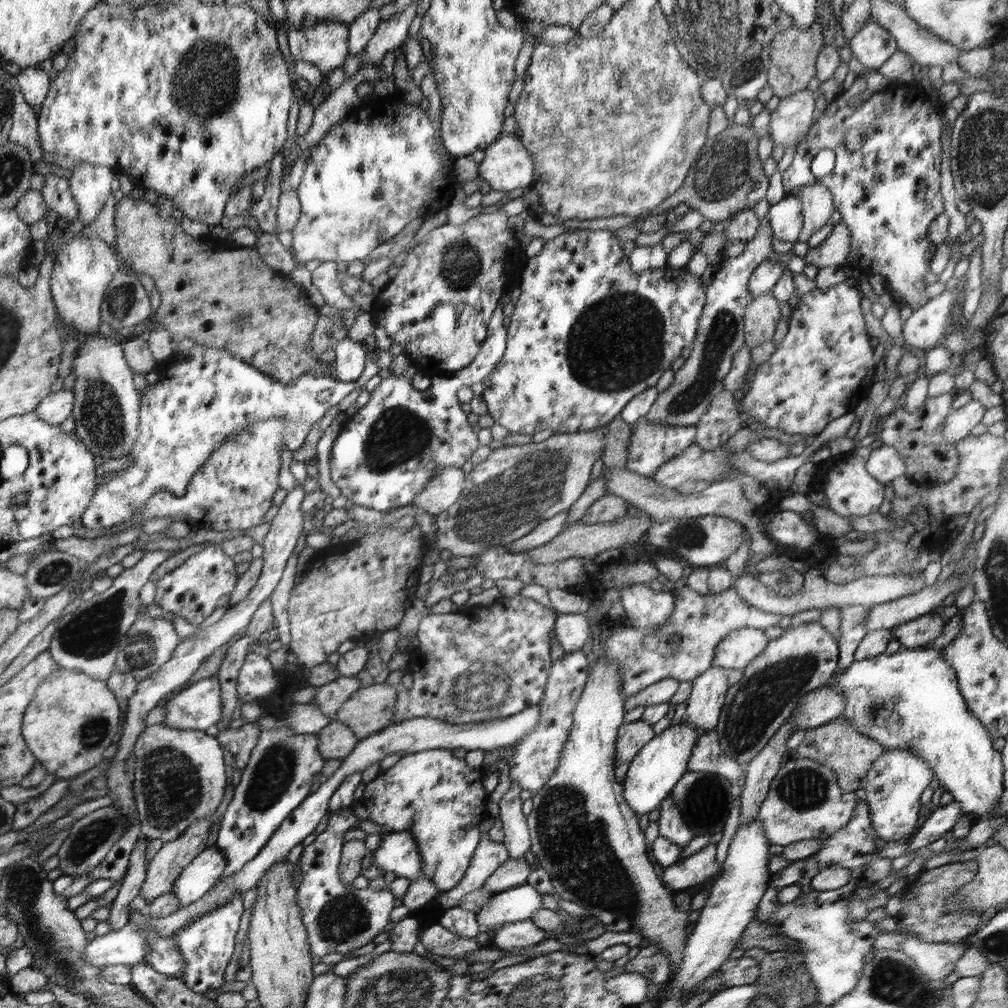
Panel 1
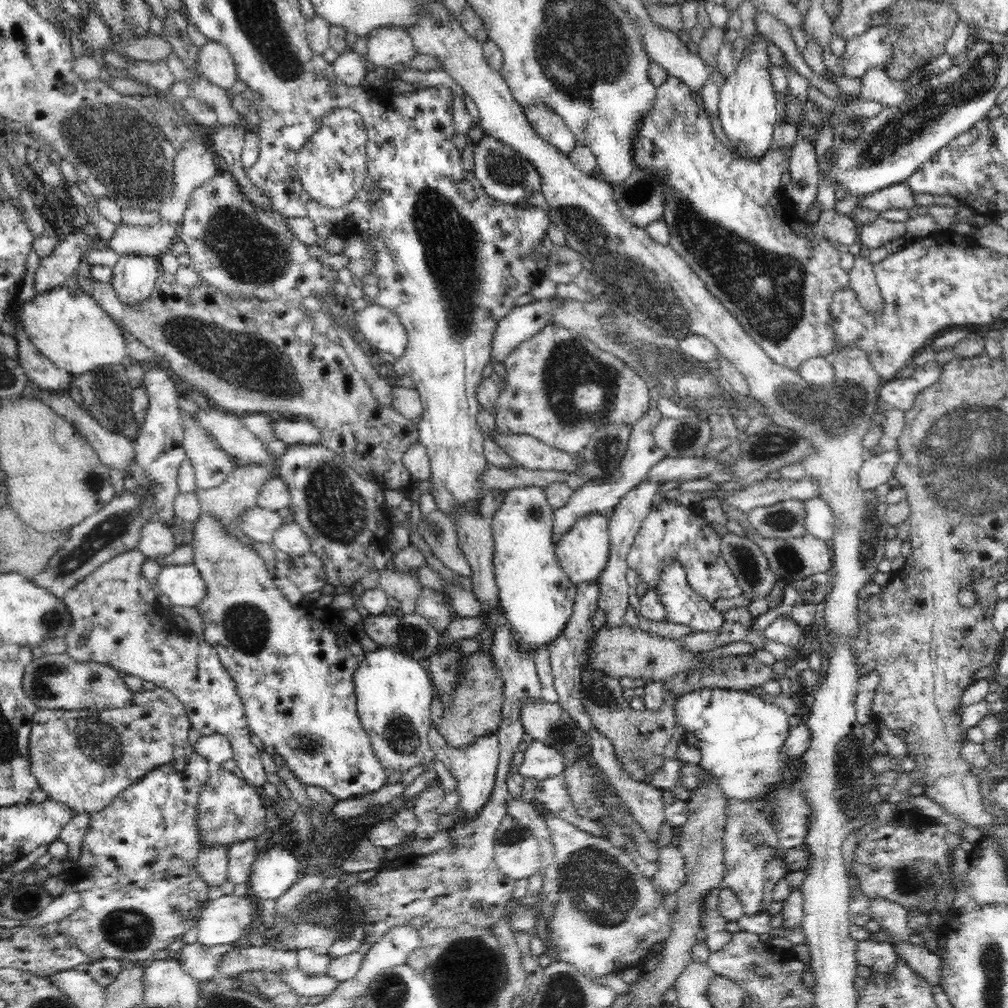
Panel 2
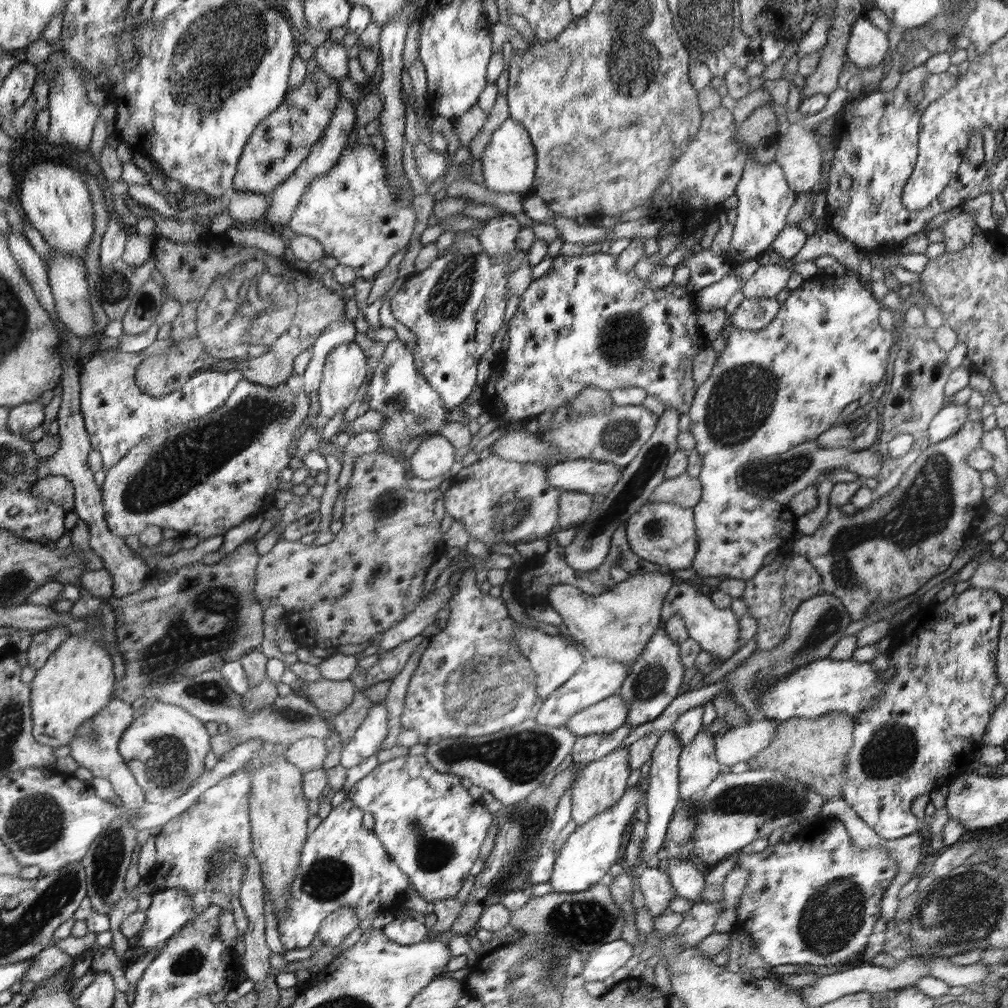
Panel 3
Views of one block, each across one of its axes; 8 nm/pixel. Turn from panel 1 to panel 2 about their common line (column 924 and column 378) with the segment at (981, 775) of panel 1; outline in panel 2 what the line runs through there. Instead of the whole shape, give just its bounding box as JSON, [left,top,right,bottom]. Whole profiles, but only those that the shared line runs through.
[353,647,435,773]

